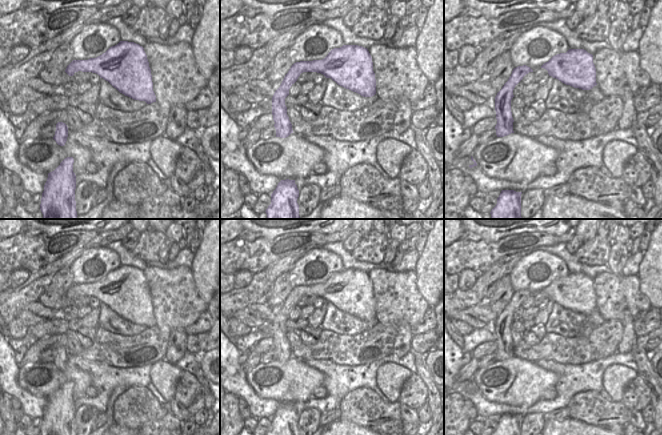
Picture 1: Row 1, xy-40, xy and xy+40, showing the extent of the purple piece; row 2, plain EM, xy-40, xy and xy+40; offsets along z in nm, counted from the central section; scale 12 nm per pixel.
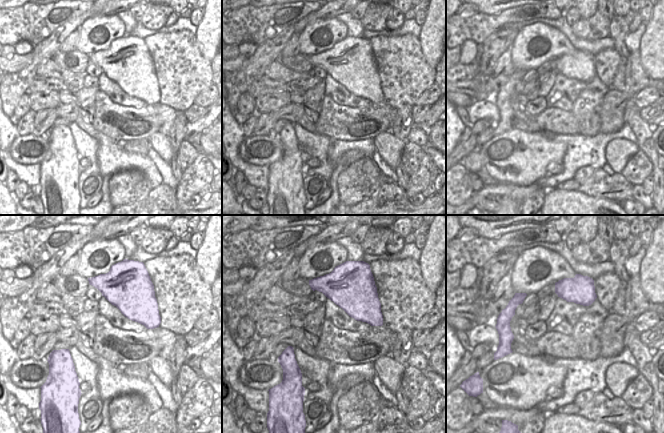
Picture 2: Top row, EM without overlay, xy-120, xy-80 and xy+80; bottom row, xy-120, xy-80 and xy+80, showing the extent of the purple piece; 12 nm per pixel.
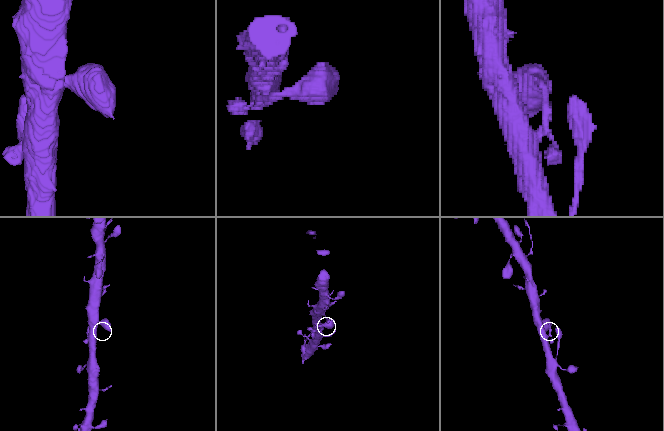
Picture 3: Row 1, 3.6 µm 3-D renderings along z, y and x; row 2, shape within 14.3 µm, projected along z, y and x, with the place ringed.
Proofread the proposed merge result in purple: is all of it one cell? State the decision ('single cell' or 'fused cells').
single cell

